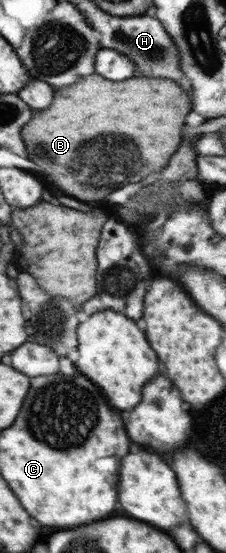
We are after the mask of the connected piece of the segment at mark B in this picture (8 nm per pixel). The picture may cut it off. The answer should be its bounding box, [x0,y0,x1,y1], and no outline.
[21,75,189,201]

